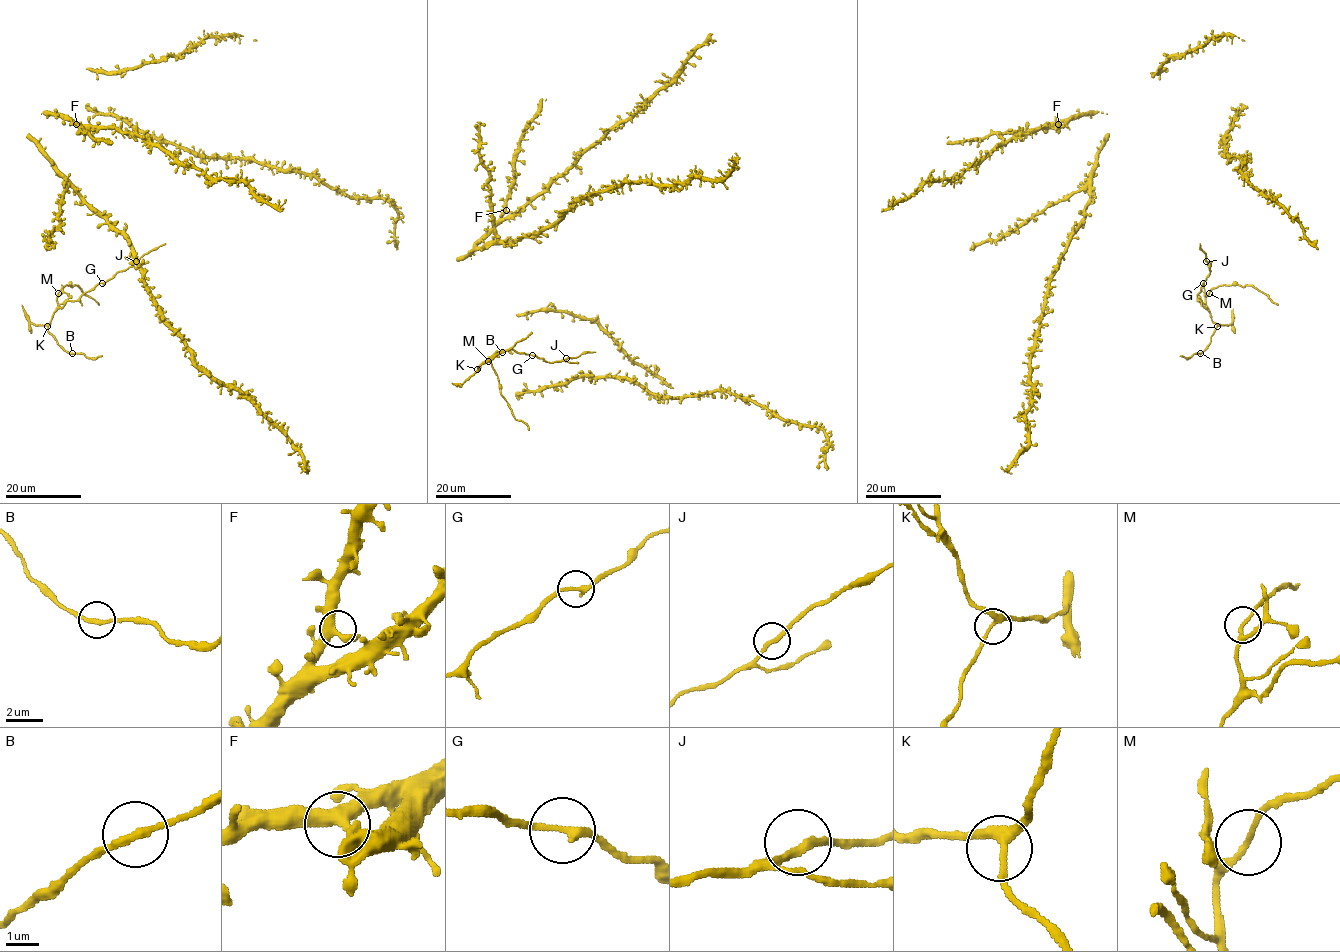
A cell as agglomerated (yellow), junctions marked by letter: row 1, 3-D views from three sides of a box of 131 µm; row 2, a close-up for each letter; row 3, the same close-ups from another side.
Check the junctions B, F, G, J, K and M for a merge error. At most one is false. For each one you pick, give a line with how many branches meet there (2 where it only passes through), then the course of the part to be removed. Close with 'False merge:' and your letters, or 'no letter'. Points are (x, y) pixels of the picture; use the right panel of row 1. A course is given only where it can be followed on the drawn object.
False merge: no letter

